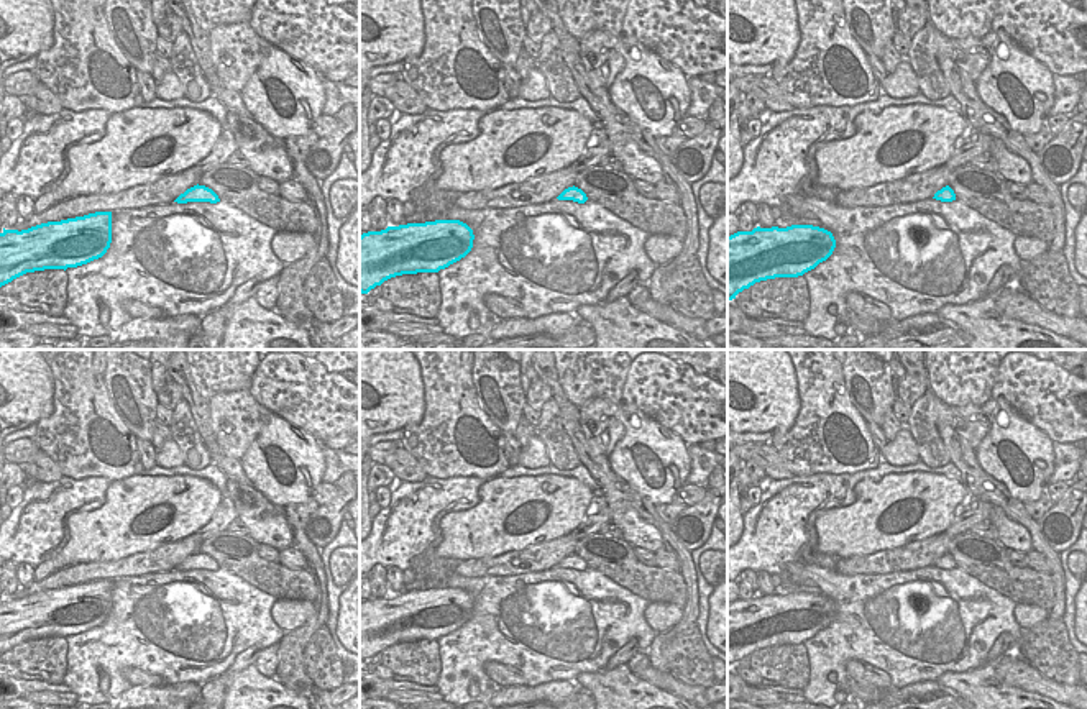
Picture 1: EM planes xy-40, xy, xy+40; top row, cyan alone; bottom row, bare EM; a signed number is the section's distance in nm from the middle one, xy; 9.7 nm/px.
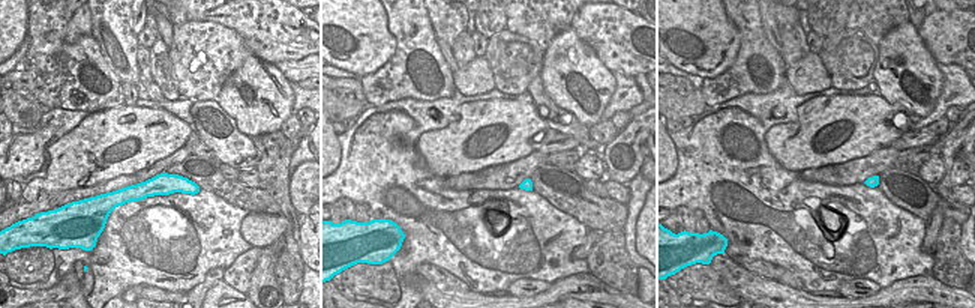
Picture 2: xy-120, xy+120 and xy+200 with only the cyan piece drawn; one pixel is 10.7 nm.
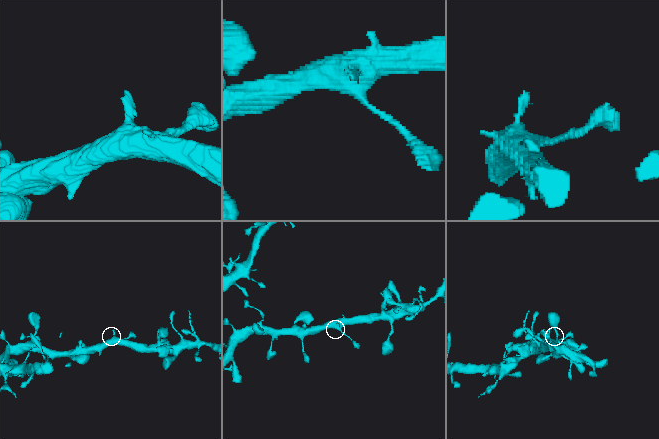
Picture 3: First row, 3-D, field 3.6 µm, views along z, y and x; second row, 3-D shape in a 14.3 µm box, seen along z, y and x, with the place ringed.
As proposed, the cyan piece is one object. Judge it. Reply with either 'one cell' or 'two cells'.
one cell

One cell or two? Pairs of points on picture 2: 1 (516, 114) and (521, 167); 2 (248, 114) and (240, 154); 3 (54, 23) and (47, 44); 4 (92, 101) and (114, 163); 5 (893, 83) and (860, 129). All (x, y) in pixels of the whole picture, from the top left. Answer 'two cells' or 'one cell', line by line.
1: two cells
2: two cells
3: one cell
4: two cells
5: two cells

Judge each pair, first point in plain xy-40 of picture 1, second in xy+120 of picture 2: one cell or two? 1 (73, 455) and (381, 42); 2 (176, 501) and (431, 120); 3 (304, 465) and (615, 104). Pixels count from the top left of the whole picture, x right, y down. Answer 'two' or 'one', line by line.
1: two
2: two
3: two

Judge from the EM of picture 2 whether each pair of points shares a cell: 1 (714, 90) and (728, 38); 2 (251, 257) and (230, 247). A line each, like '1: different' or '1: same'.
1: different
2: different

